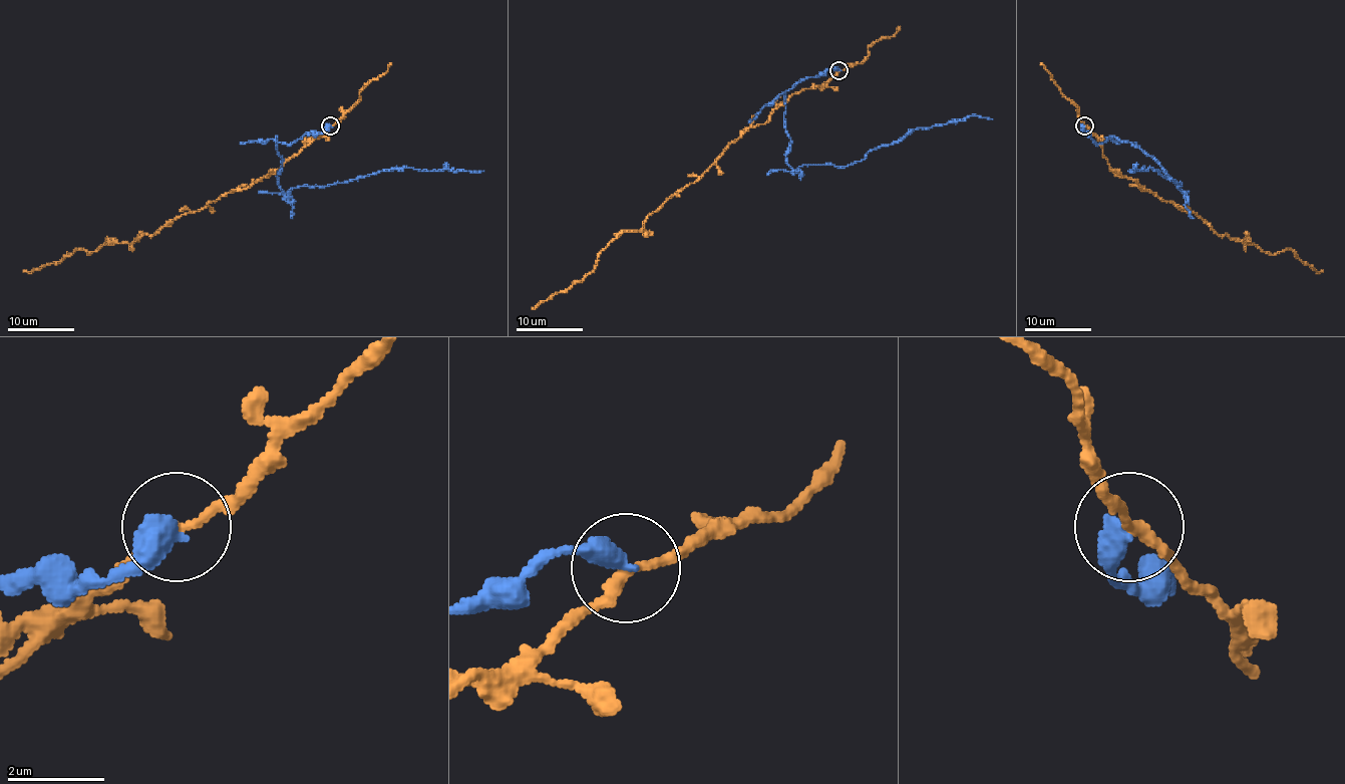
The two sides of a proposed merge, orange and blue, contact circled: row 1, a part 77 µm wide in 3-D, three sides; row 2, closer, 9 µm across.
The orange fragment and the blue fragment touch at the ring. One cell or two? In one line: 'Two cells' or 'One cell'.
Two cells

